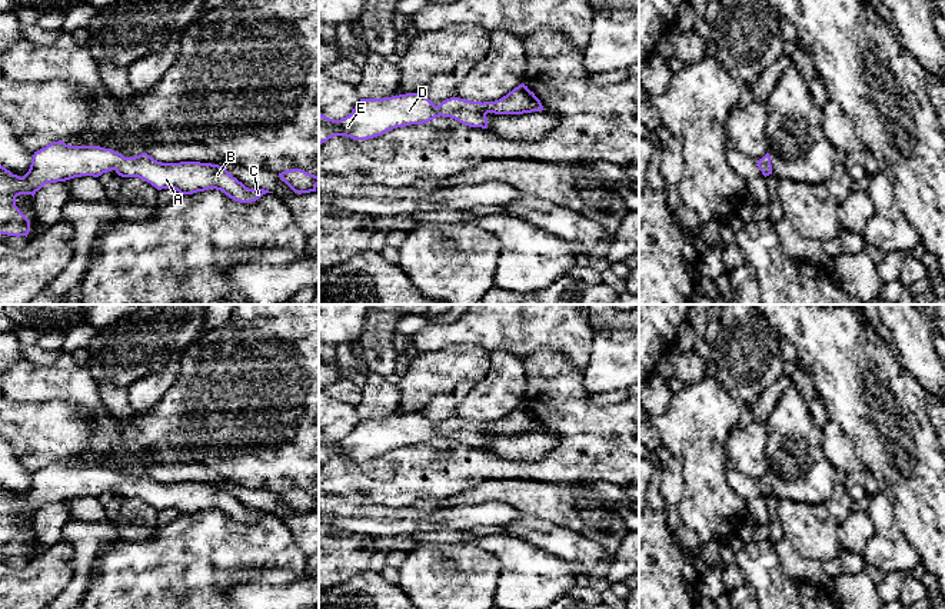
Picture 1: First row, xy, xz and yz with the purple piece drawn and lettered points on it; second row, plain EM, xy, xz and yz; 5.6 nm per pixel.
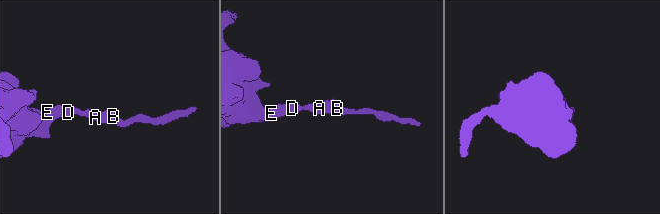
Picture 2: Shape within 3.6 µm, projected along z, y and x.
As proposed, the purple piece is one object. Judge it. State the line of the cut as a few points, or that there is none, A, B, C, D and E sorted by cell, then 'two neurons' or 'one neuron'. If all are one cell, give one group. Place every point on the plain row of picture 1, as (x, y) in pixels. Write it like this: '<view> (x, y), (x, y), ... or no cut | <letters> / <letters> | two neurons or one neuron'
no cut | A B C D E | one neuron

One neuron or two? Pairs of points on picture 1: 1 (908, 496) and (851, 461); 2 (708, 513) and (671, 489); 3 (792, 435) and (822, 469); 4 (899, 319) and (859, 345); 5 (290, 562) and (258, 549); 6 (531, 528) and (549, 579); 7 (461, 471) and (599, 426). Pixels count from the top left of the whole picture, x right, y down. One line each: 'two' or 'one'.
1: two
2: two
3: one
4: two
5: one
6: two
7: one

